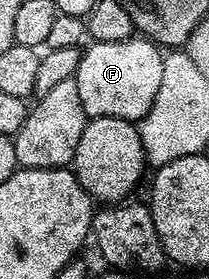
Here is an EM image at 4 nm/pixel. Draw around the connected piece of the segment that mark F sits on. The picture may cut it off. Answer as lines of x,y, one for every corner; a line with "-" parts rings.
130,37
123,41
107,41
106,43
90,42
88,46
81,52
81,60
79,61
79,69
75,76
77,80
77,88
79,89
79,101
83,105
83,113
89,119
98,119
99,117
119,117
120,119
127,119
130,121
139,121
149,112
151,105
155,105
155,93
159,93
159,81
163,77
163,51
158,44
154,43
152,39
144,37

